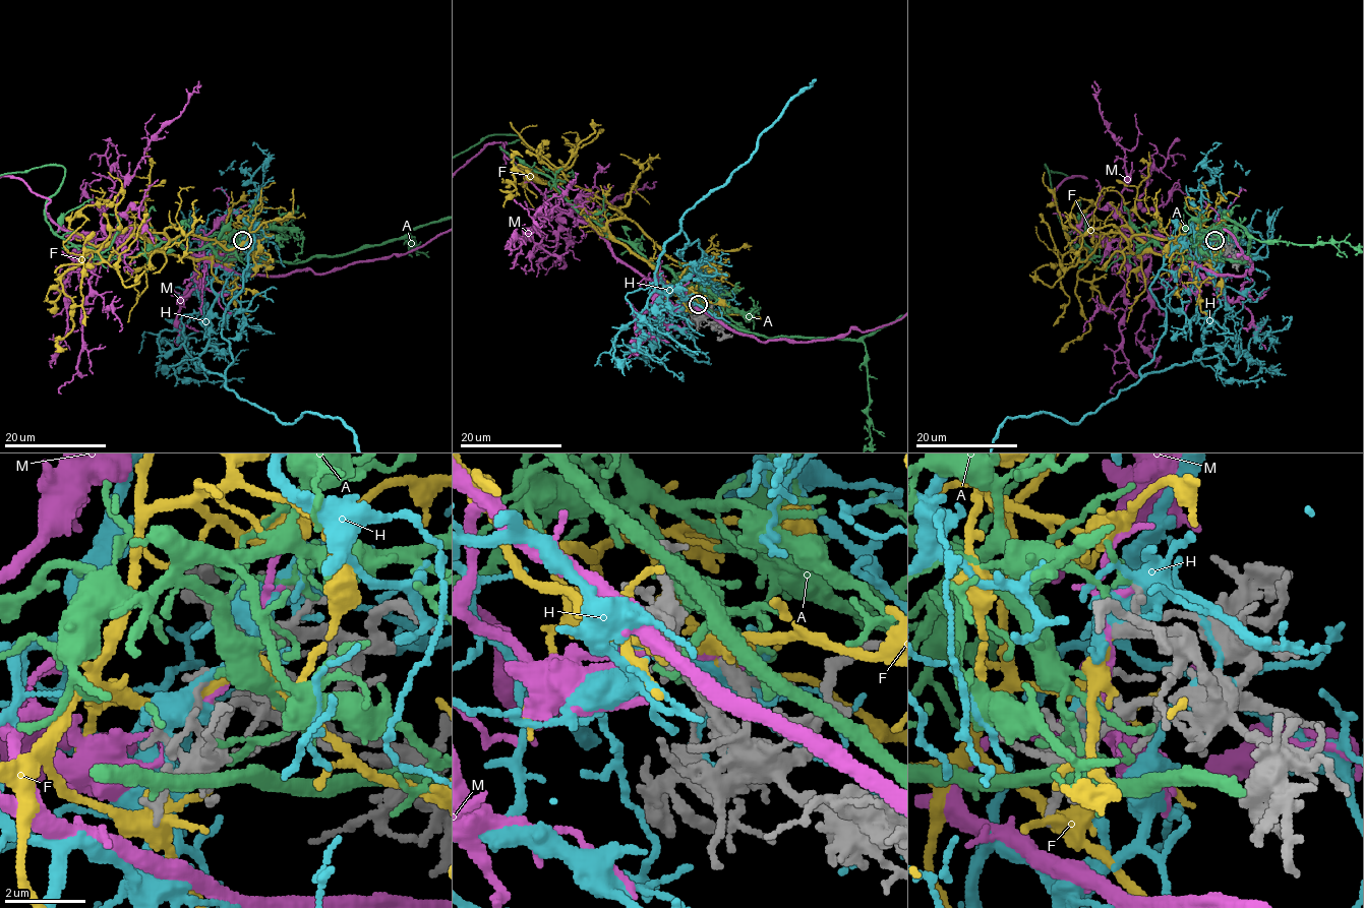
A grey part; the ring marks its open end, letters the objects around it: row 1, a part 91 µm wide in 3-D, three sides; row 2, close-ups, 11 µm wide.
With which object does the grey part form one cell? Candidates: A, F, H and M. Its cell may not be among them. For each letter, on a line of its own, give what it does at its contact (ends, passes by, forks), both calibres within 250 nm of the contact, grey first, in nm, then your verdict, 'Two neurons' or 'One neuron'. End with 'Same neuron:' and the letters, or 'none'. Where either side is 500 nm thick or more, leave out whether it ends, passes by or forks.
A: It forks there. Thickness 110 nm (grey) against 110 nm. Two neurons
F: It ends there. Thickness 260 nm (grey) against 240 nm. Two neurons
H: It forks there. Thickness 280 nm (grey) against 440 nm. Two neurons
M: It forks there. Thickness 240 nm (grey) against 120 nm. Two neurons
Same neuron: none

